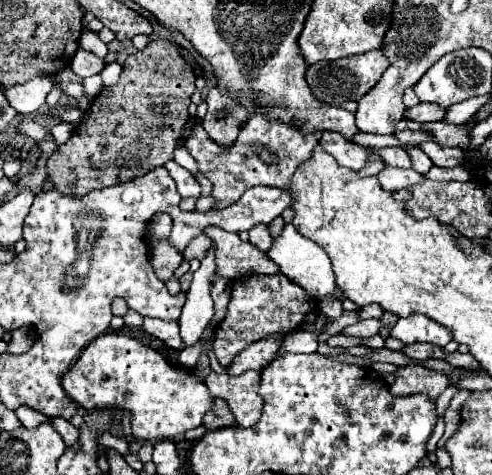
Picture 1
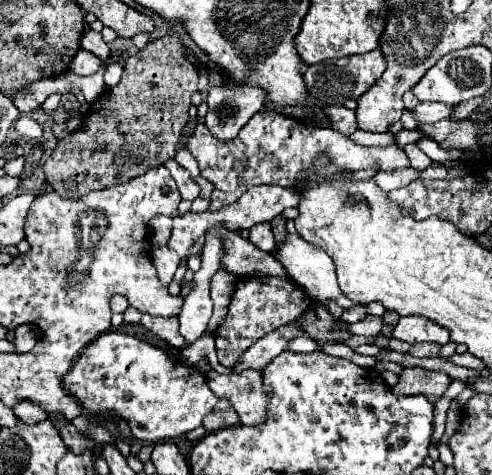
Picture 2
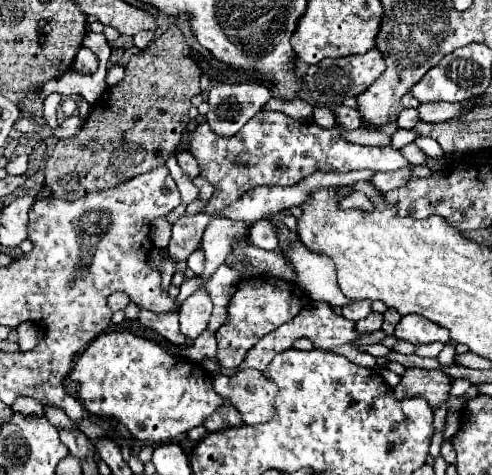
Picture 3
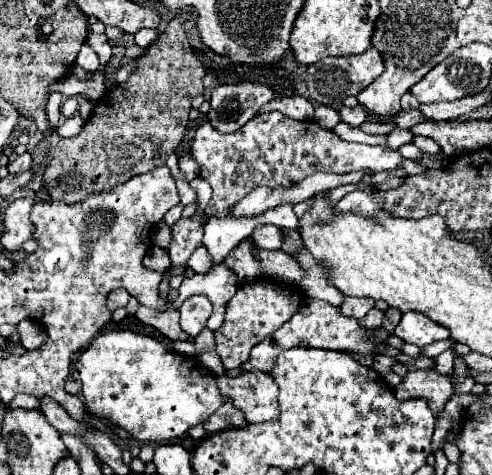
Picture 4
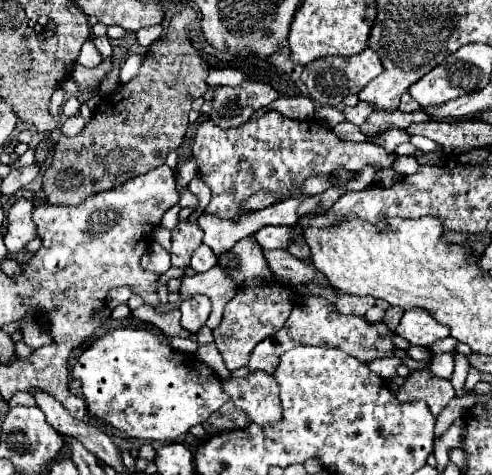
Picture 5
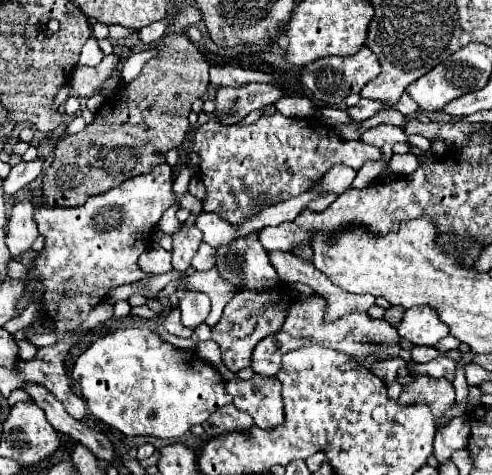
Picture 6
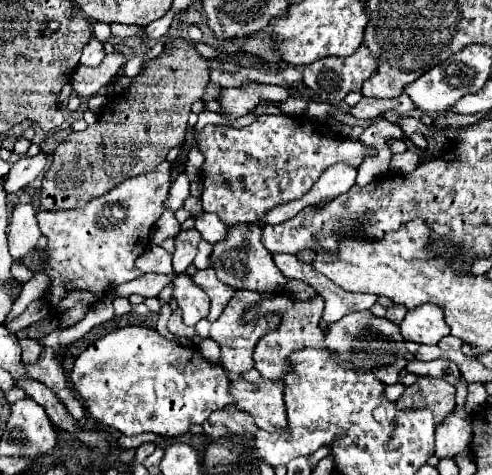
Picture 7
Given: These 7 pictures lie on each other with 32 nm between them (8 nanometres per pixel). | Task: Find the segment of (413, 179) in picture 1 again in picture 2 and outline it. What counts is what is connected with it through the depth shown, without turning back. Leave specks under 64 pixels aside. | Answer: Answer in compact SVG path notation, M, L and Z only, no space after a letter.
M406 168L406 170L380 170L376 176L374 176L374 182L380 184L380 188L384 192L390 192L394 188L402 188L406 186L408 182L416 180L418 178L418 172L414 168Z

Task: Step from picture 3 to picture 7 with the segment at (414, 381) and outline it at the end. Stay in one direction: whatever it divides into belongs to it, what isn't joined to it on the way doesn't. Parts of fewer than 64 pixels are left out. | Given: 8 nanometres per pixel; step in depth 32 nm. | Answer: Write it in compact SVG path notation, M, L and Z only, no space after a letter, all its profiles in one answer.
M422 376L416 384L406 386L406 392L398 398L398 410L416 410L428 408L434 414L434 424L440 426L444 418L454 410L454 394L456 388L442 378Z

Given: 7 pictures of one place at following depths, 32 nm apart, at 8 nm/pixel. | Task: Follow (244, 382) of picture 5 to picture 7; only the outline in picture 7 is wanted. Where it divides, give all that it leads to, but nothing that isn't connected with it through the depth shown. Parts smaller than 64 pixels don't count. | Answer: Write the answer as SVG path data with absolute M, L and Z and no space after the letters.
M260 378L258 382L234 380L232 396L236 408L248 412L260 430L276 434L288 432L282 380L266 380L266 378Z

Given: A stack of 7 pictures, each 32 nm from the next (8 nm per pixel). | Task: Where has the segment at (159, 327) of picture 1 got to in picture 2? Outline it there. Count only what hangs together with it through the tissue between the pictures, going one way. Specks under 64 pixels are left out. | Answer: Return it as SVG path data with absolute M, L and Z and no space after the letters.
M142 314L142 326L150 332L154 332L156 336L164 338L170 346L176 346L176 348L184 348L186 346L186 340L180 336L178 332L178 318L176 316L170 316L170 318L164 318L164 316L152 316L152 314Z

